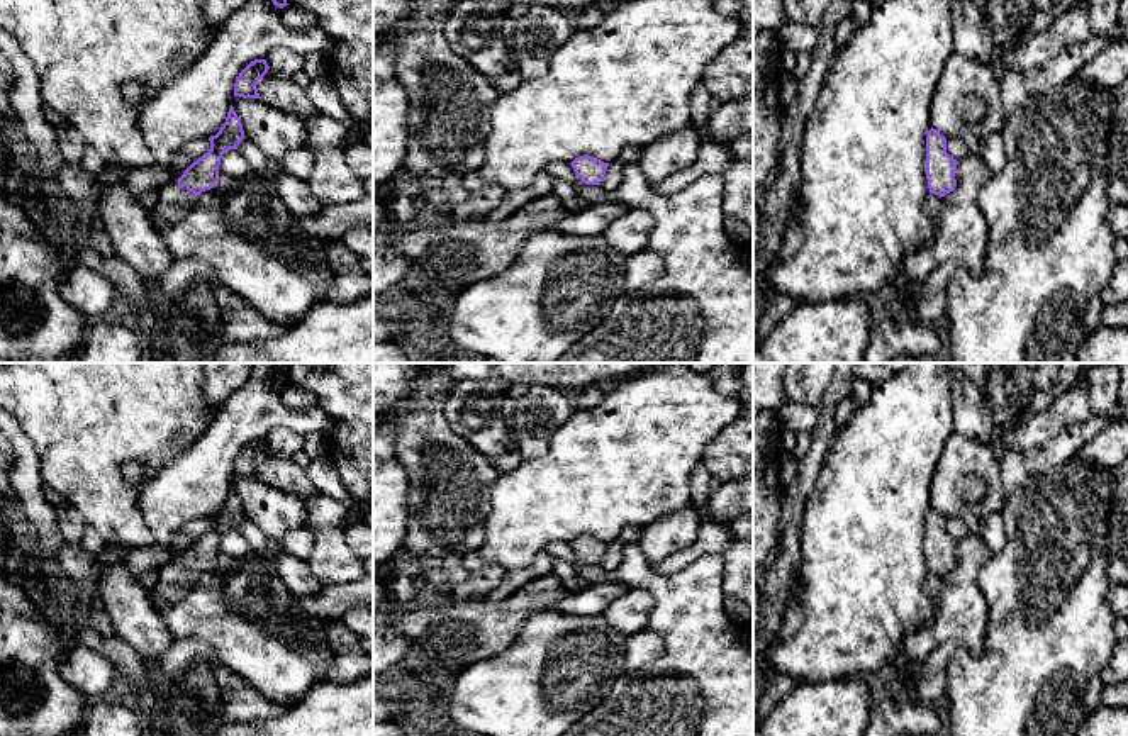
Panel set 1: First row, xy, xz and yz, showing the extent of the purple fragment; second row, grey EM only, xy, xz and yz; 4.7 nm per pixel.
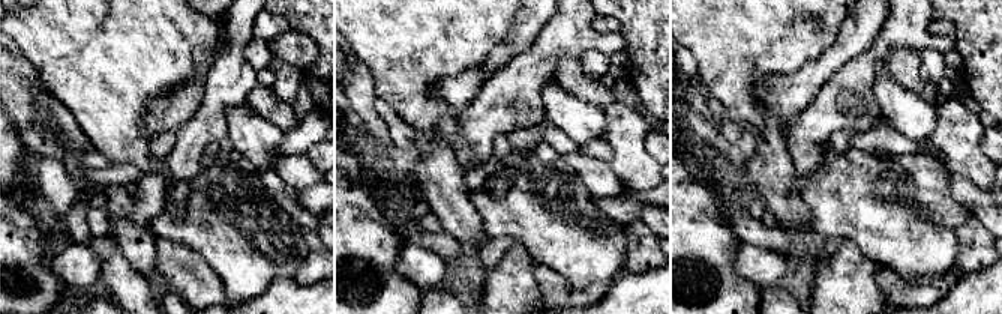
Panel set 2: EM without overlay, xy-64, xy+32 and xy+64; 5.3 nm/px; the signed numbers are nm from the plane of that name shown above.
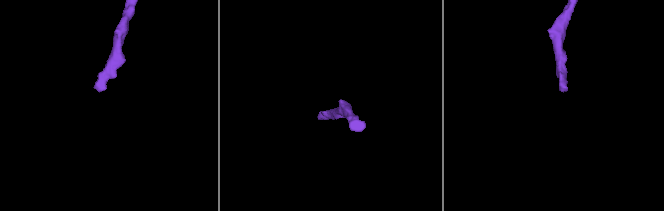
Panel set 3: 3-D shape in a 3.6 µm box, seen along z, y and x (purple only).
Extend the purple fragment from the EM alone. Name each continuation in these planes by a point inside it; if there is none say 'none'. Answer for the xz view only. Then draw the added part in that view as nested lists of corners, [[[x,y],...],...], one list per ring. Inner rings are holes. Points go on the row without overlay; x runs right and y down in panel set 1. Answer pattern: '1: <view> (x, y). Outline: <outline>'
none

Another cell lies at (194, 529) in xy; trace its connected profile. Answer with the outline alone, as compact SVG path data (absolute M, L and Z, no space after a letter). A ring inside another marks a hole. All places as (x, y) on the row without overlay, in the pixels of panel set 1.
M200 517L197 521L187 522L183 527L180 527L187 539L192 543L202 538L210 529L209 517Z

